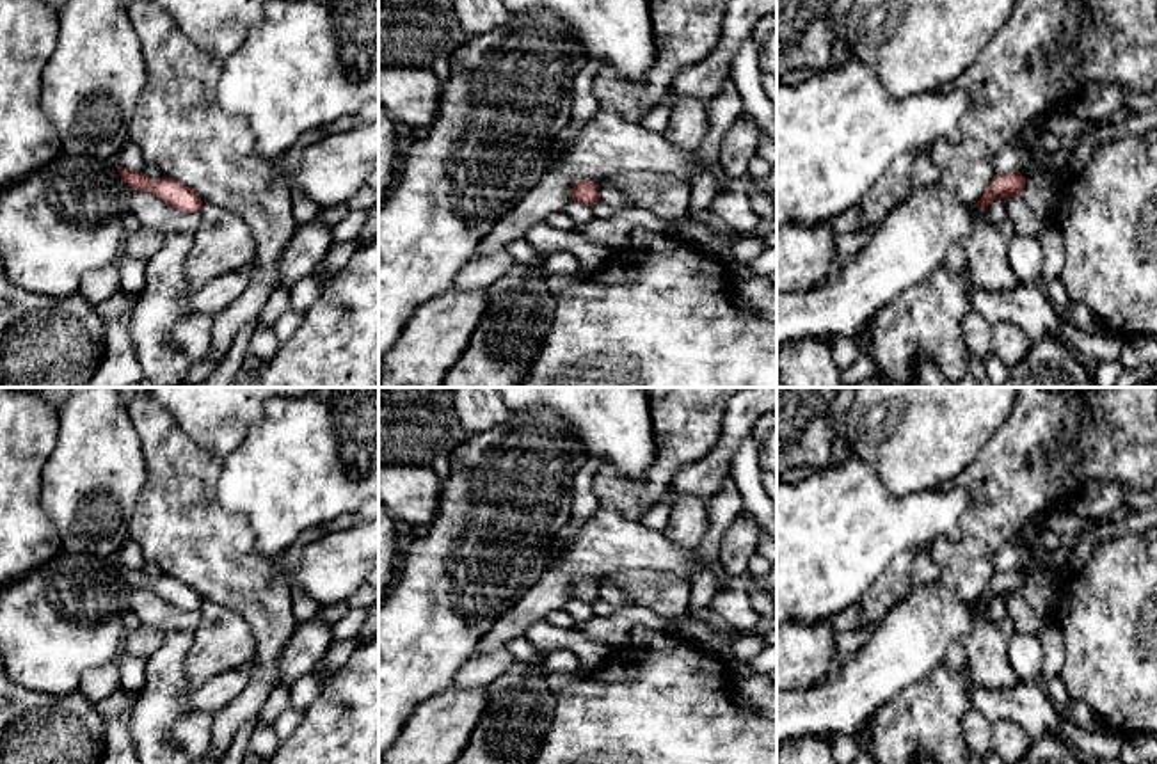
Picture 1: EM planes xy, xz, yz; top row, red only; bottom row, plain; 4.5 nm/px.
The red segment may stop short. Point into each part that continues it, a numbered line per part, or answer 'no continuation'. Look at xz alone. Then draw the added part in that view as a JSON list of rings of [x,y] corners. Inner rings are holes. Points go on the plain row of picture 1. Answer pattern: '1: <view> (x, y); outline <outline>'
no continuation

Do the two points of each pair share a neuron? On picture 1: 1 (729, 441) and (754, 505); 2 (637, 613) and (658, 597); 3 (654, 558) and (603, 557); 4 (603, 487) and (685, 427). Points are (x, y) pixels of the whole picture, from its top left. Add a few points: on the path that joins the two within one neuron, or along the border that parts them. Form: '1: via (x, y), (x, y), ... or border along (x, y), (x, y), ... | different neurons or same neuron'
1: border along (750, 430), (734, 453), (727, 473) | different neurons
2: border along (633, 604), (646, 606), (667, 619) | different neurons
3: via (642, 557), (615, 557) | same neuron
4: via (630, 487), (647, 487), (662, 473), (672, 453) | same neuron

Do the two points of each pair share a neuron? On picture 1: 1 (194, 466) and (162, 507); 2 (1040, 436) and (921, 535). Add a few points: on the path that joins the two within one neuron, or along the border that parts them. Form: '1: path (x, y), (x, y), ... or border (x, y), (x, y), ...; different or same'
1: path (183, 477), (180, 489), (173, 496); same
2: border (937, 485), (960, 485), (969, 496), (960, 535); different

